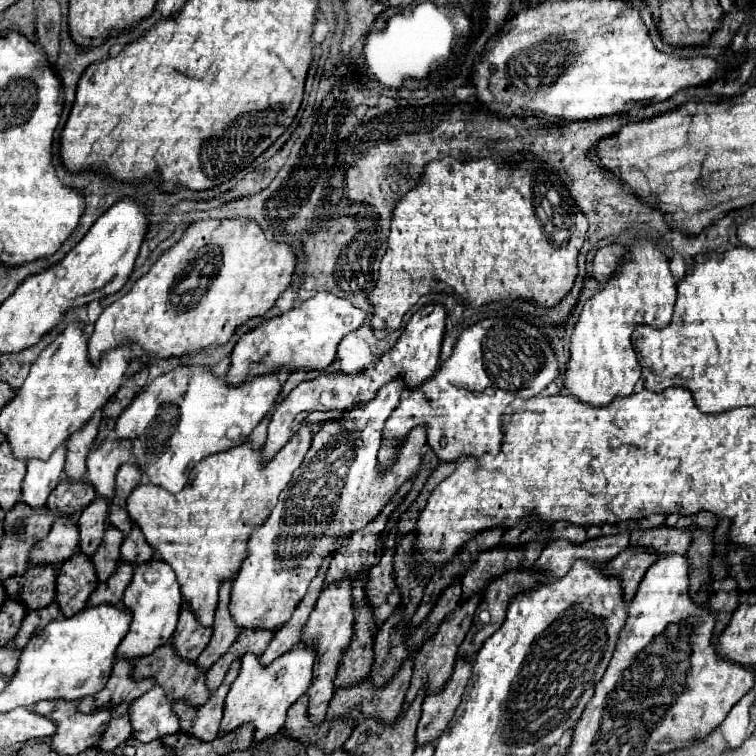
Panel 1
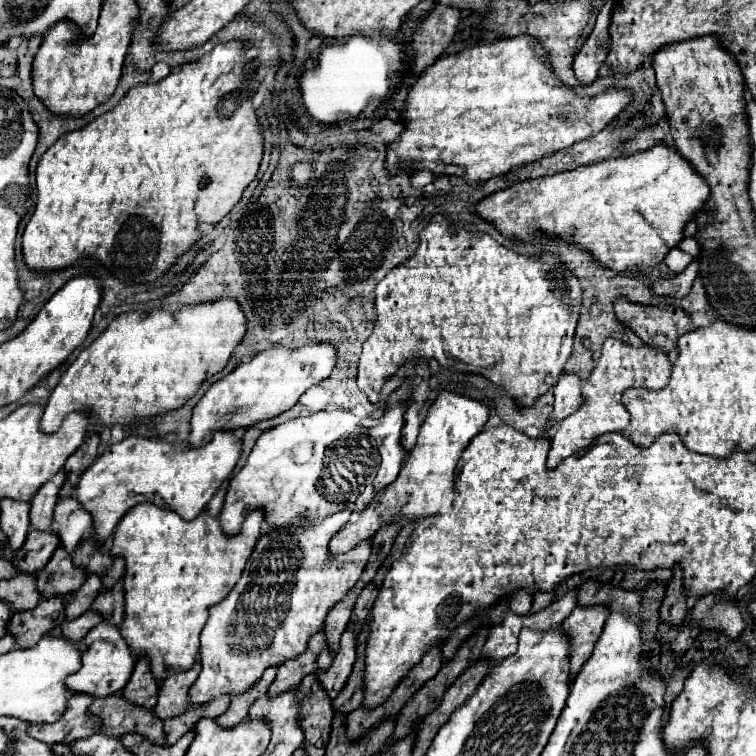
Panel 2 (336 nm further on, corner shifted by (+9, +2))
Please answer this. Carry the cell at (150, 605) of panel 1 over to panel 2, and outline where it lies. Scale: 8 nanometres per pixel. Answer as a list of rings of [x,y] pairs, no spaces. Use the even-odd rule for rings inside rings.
[[[102,621],[88,633],[86,639],[78,643],[78,647],[82,649],[82,669],[66,677],[66,689],[70,689],[72,693],[84,693],[92,697],[108,697],[124,689],[132,675],[136,659],[130,653],[126,641],[122,639],[118,627],[114,627],[110,621]]]

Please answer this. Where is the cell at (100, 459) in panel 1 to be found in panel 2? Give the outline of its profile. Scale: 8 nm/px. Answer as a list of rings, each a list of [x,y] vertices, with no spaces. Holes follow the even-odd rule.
[[[60,499],[54,507],[54,521],[50,531],[60,537],[60,545],[68,549],[68,553],[74,553],[74,549],[84,541],[92,527],[90,513],[82,509],[82,505],[76,499]]]

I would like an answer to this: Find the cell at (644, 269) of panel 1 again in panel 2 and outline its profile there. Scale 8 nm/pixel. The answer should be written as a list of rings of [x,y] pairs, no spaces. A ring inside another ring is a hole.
[[[606,339],[604,347],[600,351],[600,359],[582,389],[586,395],[586,401],[582,403],[582,407],[576,413],[572,413],[570,417],[566,417],[562,421],[556,437],[552,439],[546,467],[556,469],[556,465],[562,459],[590,447],[592,445],[590,441],[594,441],[596,437],[600,437],[604,433],[612,433],[612,431],[624,433],[624,429],[628,425],[628,411],[622,405],[622,393],[632,387],[642,387],[642,389],[650,389],[650,391],[664,389],[670,379],[670,369],[672,369],[672,365],[668,361],[668,355],[660,349],[654,349],[650,345],[644,345],[638,349],[638,347],[632,347],[630,343],[622,343],[618,339]]]

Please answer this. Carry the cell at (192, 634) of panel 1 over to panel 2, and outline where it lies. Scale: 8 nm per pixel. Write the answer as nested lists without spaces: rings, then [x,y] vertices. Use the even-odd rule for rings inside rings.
[[[146,657],[136,659],[134,673],[130,681],[126,683],[126,689],[122,689],[122,697],[126,697],[130,703],[144,707],[144,709],[154,709],[156,699],[158,699],[158,683],[154,681],[150,673],[150,665]]]

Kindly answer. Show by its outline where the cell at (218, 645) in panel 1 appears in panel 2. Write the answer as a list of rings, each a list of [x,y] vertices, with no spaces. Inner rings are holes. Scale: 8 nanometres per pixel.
[[[196,661],[196,665],[190,671],[174,673],[160,685],[158,703],[154,707],[154,713],[162,721],[176,717],[178,713],[184,713],[188,709],[188,691],[198,679],[198,673],[200,673],[200,663]]]

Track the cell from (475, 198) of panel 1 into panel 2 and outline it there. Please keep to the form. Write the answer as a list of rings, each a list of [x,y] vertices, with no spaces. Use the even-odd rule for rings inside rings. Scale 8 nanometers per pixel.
[[[438,215],[420,233],[420,245],[412,259],[392,269],[376,287],[378,321],[360,355],[358,387],[366,393],[368,401],[376,405],[386,379],[396,375],[404,363],[428,363],[434,359],[440,367],[452,371],[480,373],[502,387],[520,407],[532,407],[564,373],[564,365],[572,353],[580,307],[580,283],[570,269],[564,269],[556,255],[540,253],[528,259],[498,245],[488,235],[462,231],[454,227],[446,215]]]

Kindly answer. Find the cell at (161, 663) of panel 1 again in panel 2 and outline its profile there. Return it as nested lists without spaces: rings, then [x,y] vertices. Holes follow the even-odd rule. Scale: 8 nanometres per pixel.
[[[120,693],[104,699],[94,699],[88,707],[88,713],[100,719],[100,729],[106,735],[122,737],[126,733],[138,733],[142,737],[148,737],[150,743],[166,743],[162,721],[154,715],[154,711],[128,703]]]

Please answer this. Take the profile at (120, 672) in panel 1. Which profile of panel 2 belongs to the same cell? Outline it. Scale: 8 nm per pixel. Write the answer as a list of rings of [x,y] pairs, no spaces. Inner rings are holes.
[[[74,693],[68,701],[66,713],[52,725],[40,723],[40,725],[30,725],[28,733],[30,737],[42,741],[42,743],[74,743],[82,737],[90,737],[98,731],[98,719],[86,713],[86,707],[90,705],[92,697],[90,695],[78,695]]]

